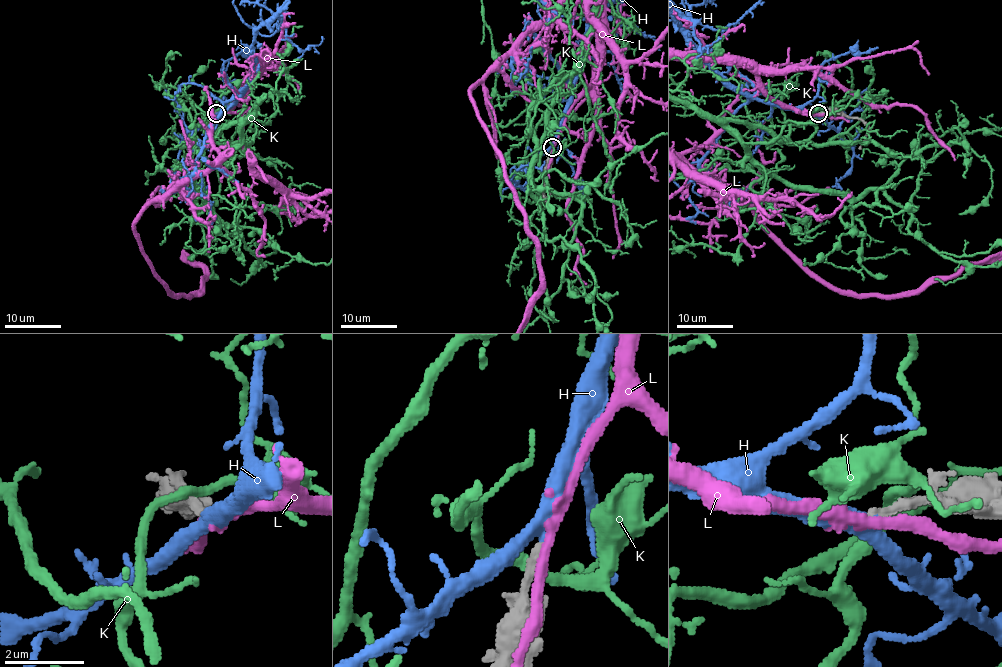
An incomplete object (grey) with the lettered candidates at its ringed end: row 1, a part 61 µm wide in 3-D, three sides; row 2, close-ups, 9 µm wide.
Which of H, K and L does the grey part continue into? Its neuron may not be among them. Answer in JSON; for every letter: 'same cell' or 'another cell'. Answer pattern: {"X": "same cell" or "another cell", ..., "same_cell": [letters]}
{"H": "same cell", "K": "another cell", "L": "another cell", "same_cell": ["H"]}

